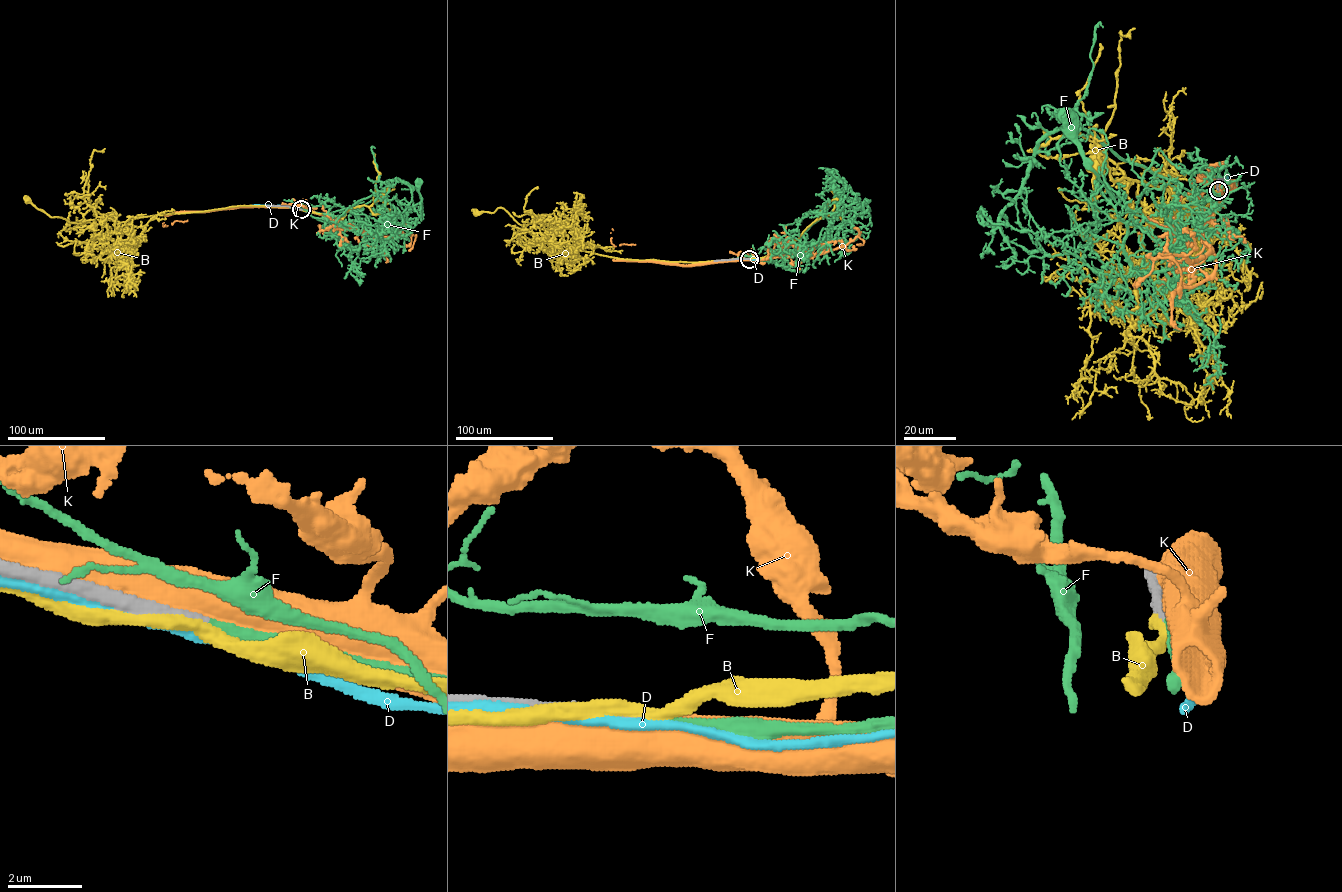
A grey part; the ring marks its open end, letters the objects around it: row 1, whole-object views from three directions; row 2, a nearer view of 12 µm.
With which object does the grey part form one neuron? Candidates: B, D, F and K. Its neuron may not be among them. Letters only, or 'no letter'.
F

